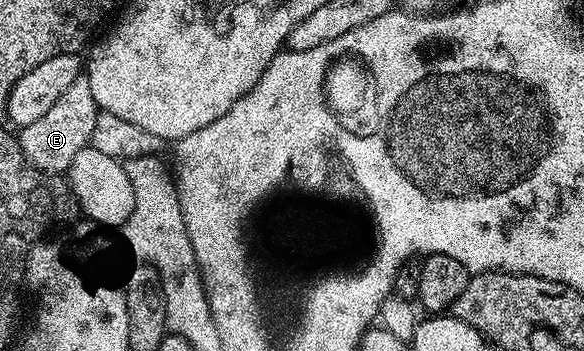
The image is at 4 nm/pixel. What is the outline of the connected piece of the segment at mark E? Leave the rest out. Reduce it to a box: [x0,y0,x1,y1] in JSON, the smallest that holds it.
[17,75,99,174]

